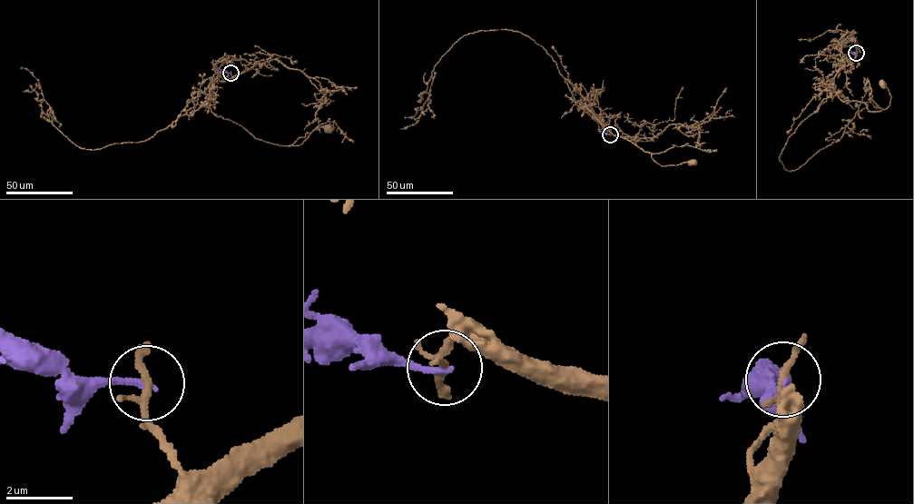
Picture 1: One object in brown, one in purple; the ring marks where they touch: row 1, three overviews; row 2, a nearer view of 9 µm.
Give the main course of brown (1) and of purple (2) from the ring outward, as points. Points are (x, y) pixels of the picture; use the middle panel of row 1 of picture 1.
1: (610, 134), (590, 106), (585, 104), (610, 133), (649, 153), (663, 166), (693, 163)
2: (610, 134), (597, 129)

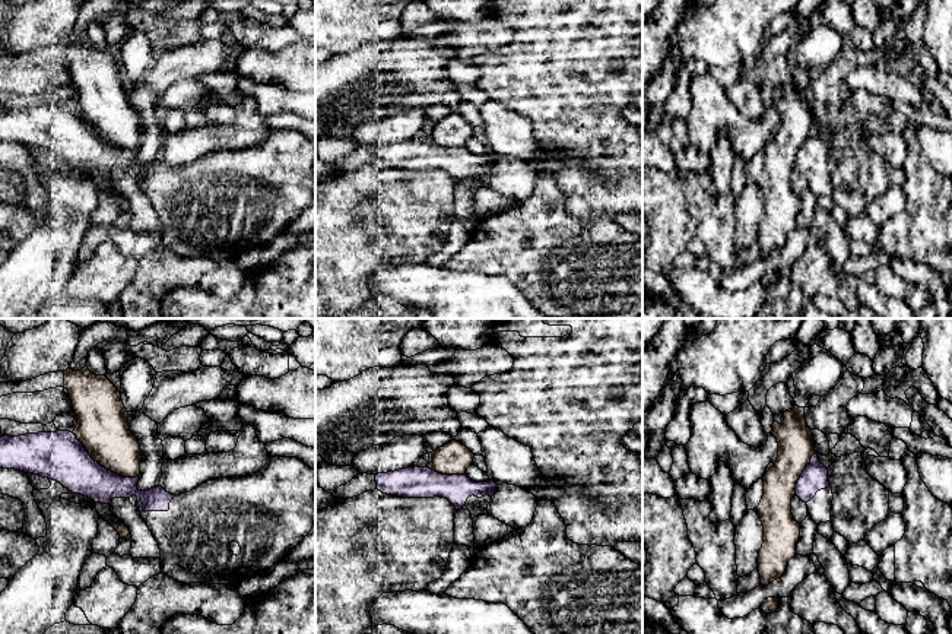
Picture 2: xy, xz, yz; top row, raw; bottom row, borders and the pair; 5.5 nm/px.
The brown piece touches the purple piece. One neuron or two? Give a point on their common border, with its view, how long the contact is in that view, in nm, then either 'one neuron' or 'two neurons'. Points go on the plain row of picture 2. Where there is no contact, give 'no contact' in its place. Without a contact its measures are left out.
xy (102, 139) | 440 nm | two neurons

